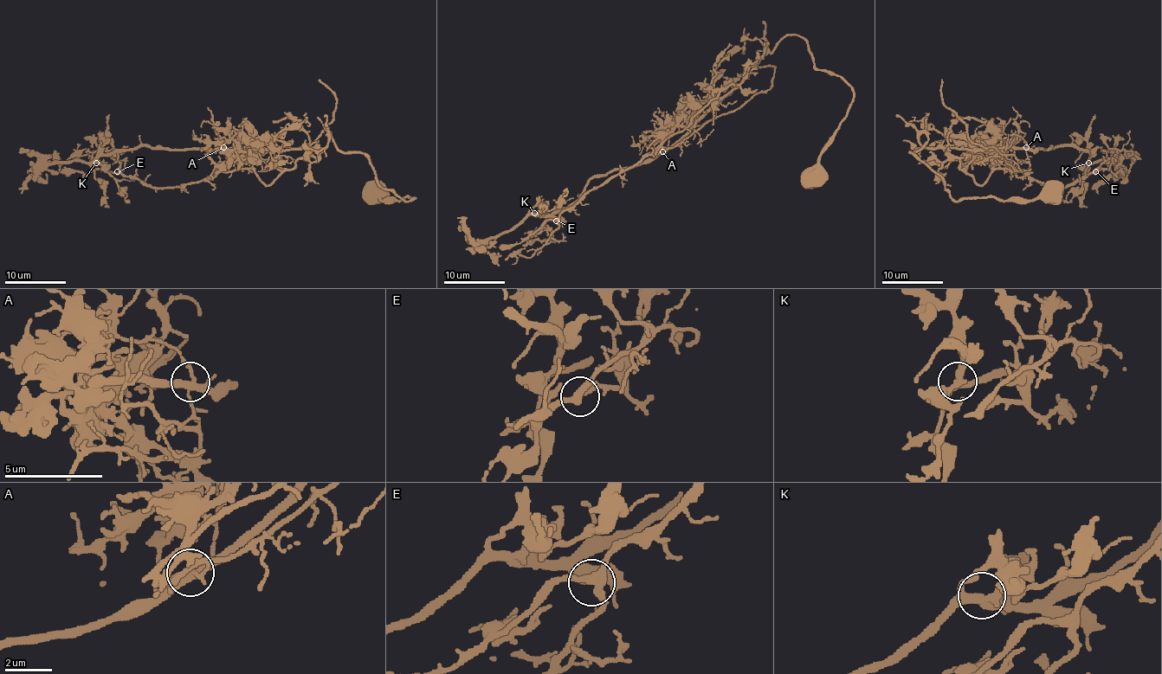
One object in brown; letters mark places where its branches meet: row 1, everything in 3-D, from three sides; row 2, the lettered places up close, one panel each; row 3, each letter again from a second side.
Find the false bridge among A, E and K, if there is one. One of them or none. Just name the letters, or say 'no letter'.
A

